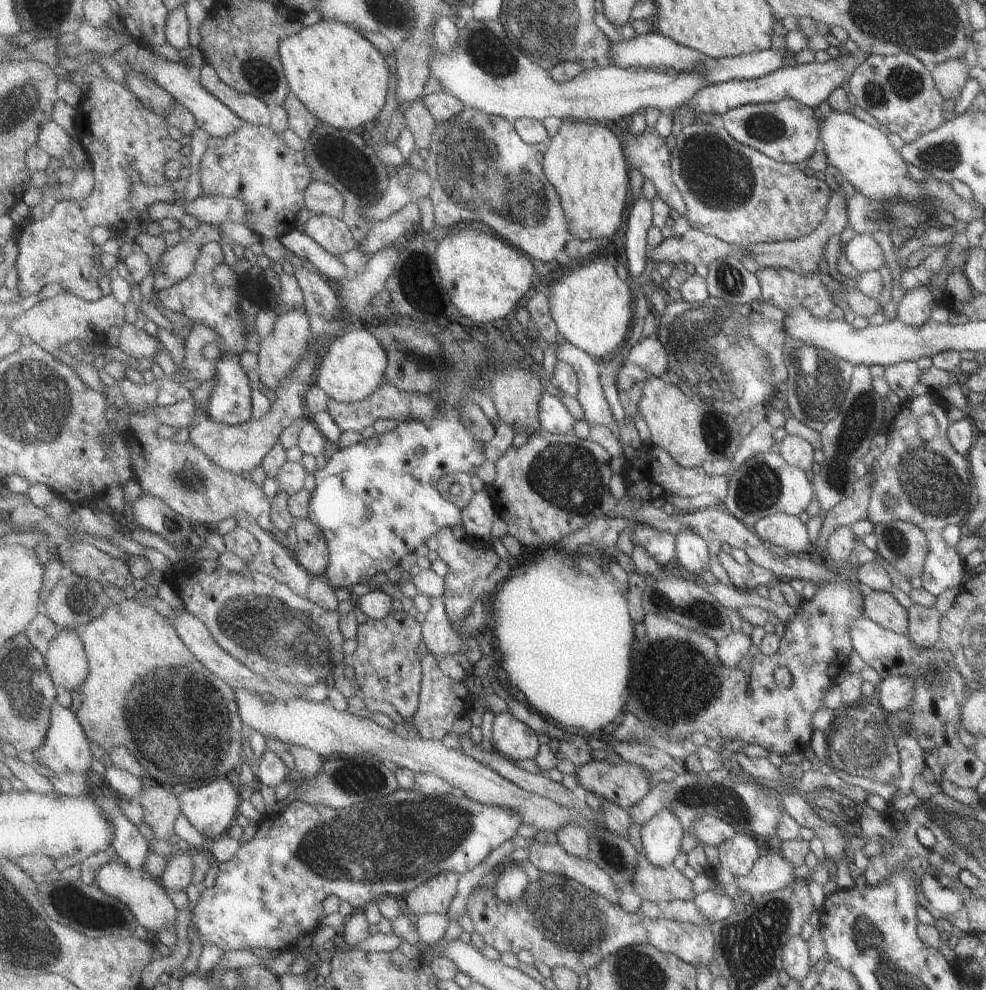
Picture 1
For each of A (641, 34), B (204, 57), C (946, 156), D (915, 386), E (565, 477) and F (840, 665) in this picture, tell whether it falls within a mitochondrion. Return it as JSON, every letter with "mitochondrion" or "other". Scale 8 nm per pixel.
{"A":"other","B":"other","C":"mitochondrion","D":"other","E":"mitochondrion","F":"other"}

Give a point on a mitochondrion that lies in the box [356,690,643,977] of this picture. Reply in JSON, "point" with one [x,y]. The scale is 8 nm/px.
{"point":[566,919]}

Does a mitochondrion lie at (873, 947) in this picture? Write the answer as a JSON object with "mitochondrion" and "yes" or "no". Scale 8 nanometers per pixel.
{"mitochondrion":"yes"}

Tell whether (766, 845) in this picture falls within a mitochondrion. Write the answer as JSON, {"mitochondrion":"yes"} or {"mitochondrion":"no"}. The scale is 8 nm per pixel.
{"mitochondrion":"no"}

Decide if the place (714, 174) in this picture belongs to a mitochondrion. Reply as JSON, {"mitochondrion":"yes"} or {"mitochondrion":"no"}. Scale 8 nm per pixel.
{"mitochondrion":"yes"}

